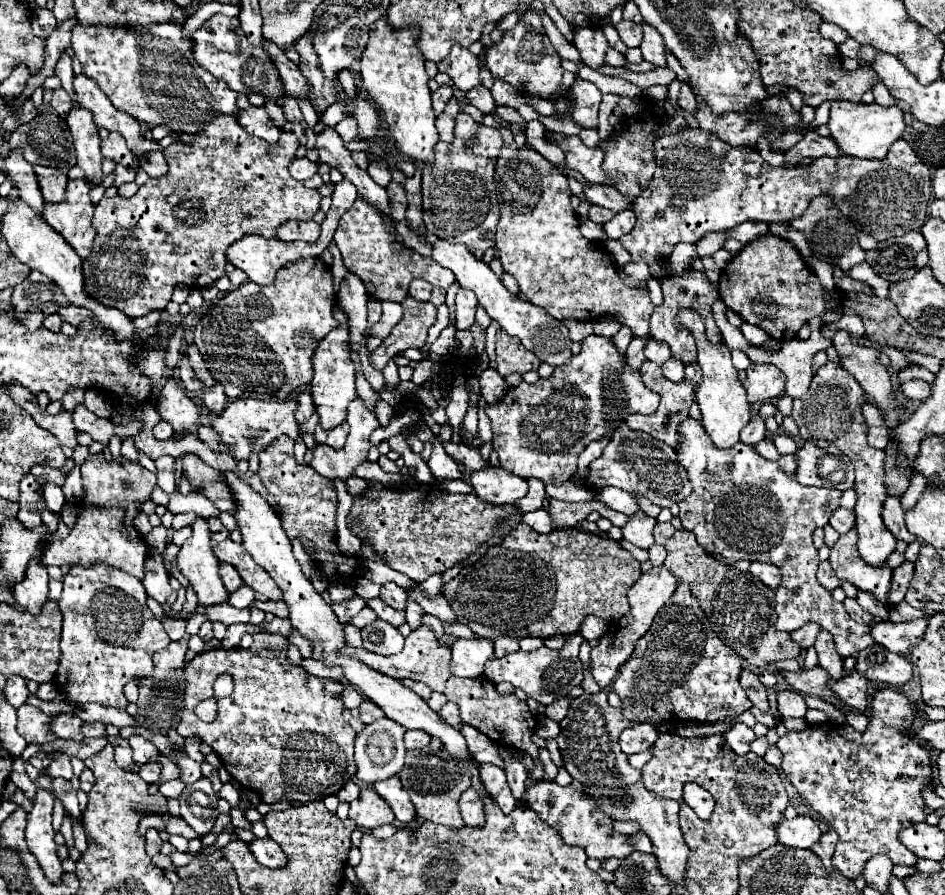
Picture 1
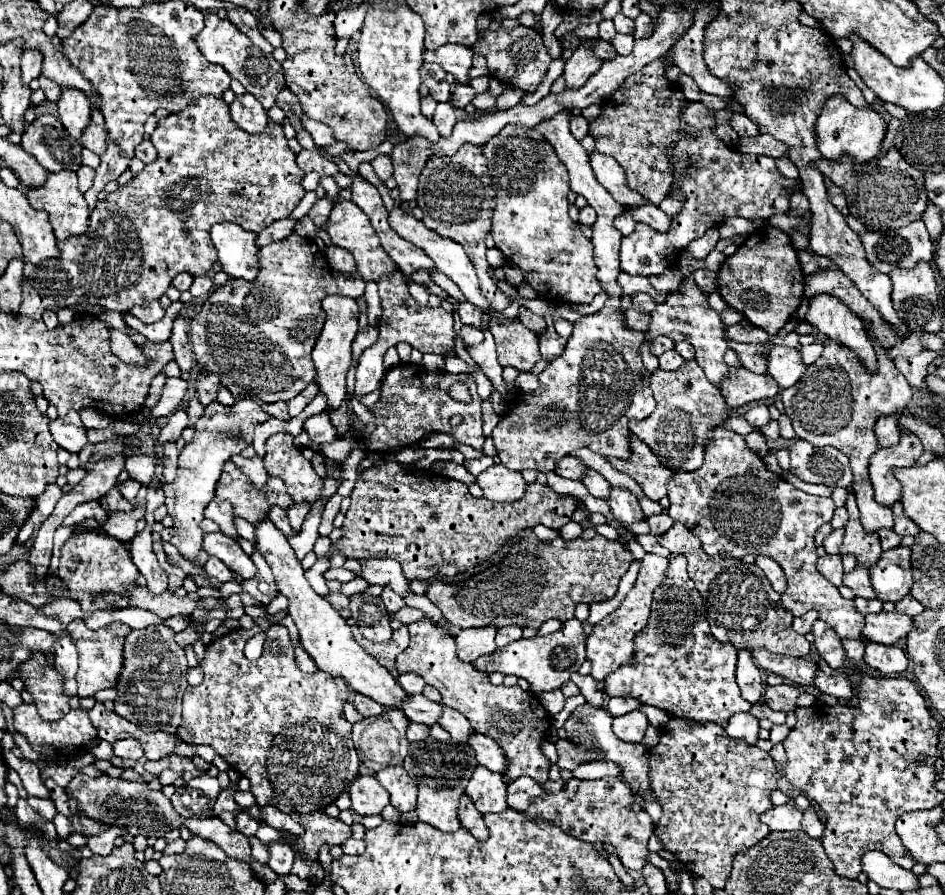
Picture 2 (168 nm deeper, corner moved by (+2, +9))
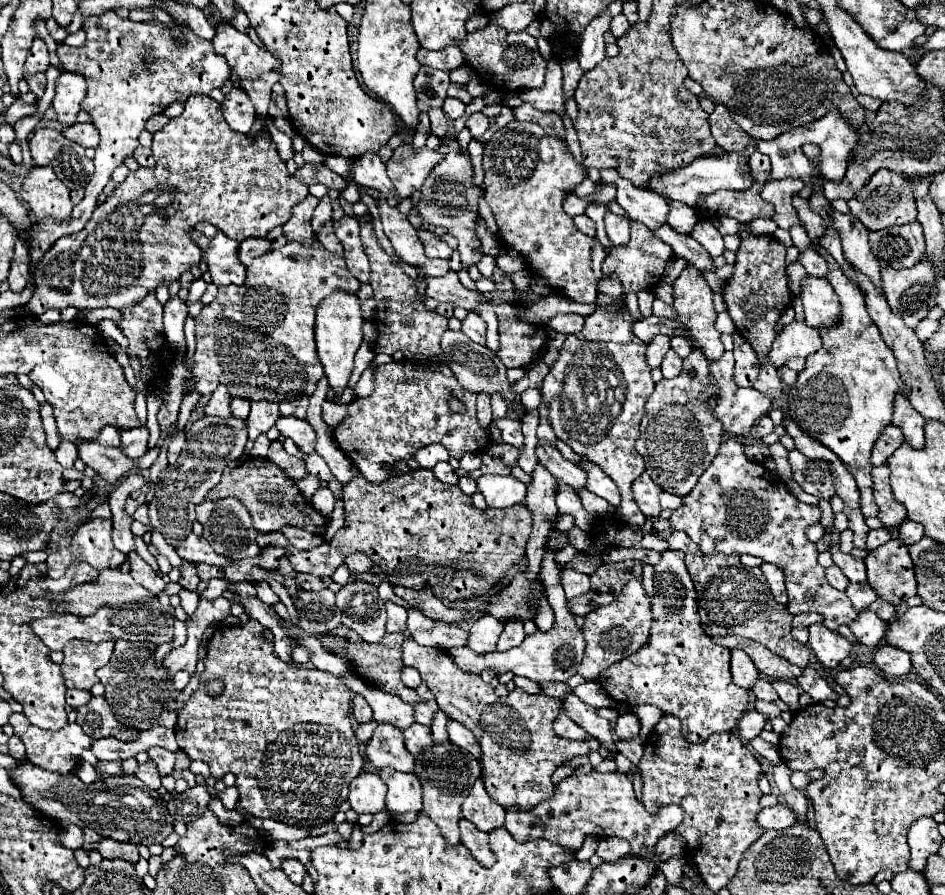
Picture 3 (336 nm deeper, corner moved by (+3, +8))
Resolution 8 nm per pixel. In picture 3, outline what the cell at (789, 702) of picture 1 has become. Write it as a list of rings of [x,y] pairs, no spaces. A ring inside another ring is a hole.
[[[758,679],[758,681],[756,681],[756,685],[752,687],[752,691],[754,691],[756,699],[768,701],[768,703],[776,703],[776,701],[780,699],[780,697],[778,697],[778,693],[772,689],[770,681],[766,681],[766,679]]]

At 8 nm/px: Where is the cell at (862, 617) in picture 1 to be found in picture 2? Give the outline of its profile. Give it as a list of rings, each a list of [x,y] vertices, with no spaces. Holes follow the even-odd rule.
[[[855,598],[855,608],[865,616],[865,614],[877,614],[883,610],[883,602],[879,598],[867,600],[867,598]]]

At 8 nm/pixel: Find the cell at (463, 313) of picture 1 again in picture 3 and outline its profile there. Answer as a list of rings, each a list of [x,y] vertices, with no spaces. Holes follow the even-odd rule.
[[[470,311],[462,321],[462,333],[470,337],[474,343],[486,345],[486,323],[476,311]]]

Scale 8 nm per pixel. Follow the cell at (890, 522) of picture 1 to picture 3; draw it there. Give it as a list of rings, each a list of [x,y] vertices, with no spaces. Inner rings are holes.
[[[904,519],[904,523],[900,525],[900,539],[906,545],[912,545],[912,543],[918,543],[922,537],[924,537],[922,525],[920,523],[914,523],[912,519]]]

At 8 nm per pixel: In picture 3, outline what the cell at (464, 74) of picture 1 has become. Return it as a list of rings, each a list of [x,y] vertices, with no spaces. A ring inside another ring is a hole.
[[[450,43],[446,49],[440,49],[440,51],[420,49],[416,57],[418,57],[418,61],[422,65],[442,69],[446,73],[450,73],[450,71],[454,71],[454,69],[464,65],[464,55],[462,55],[462,51],[460,51],[460,47],[456,43]]]

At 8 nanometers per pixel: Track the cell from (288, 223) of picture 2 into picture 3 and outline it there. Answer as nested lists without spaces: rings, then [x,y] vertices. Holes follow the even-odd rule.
[[[250,237],[240,243],[240,259],[244,265],[250,265],[254,257],[260,257],[272,249],[272,239],[268,237]]]

